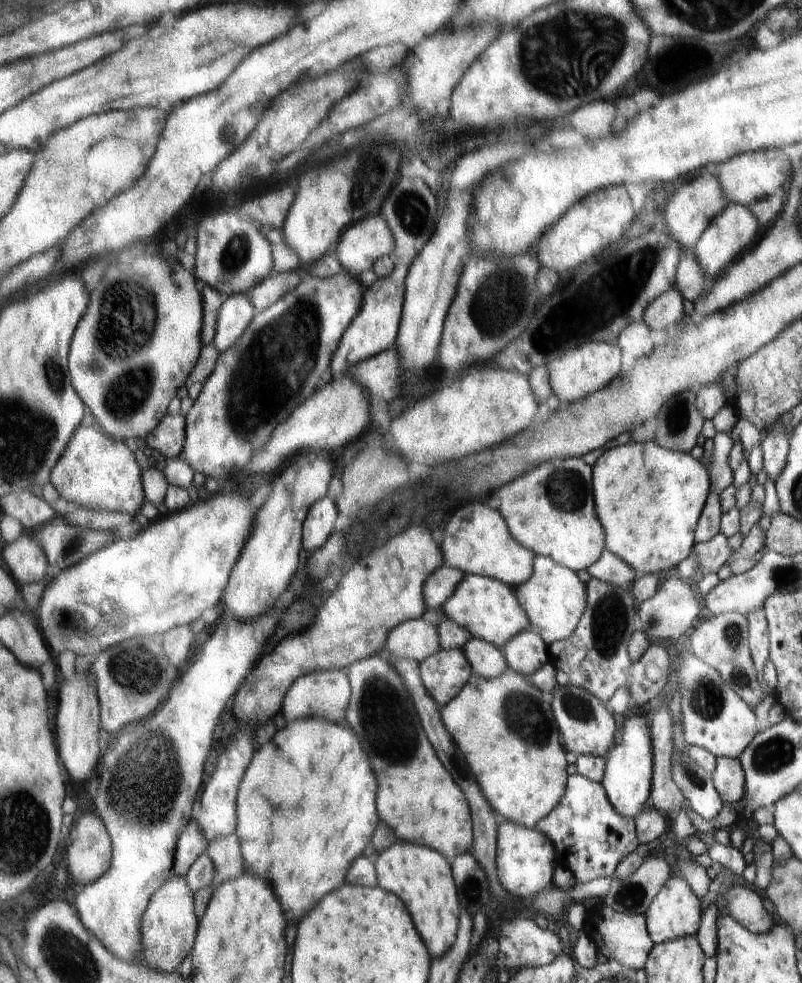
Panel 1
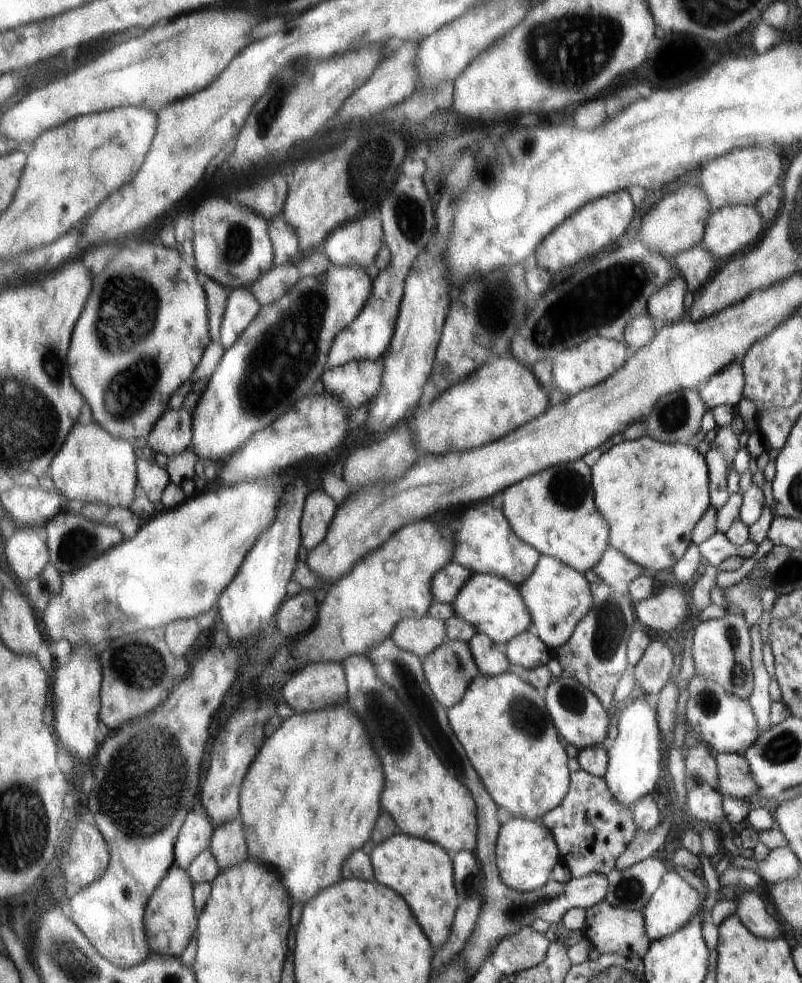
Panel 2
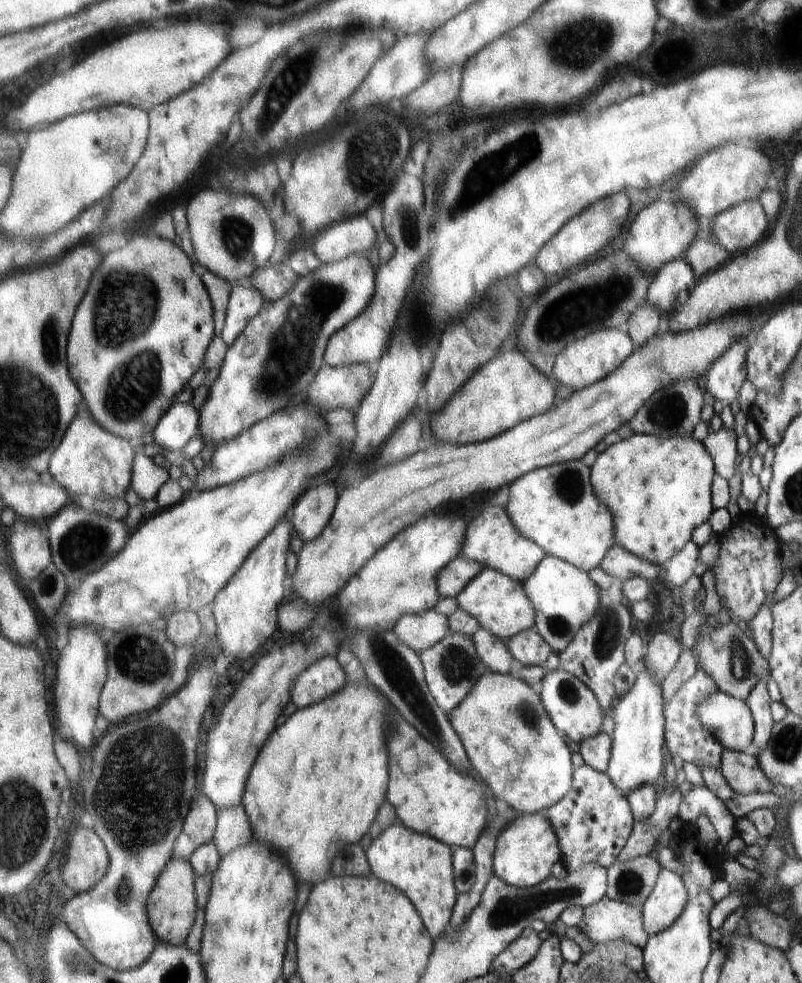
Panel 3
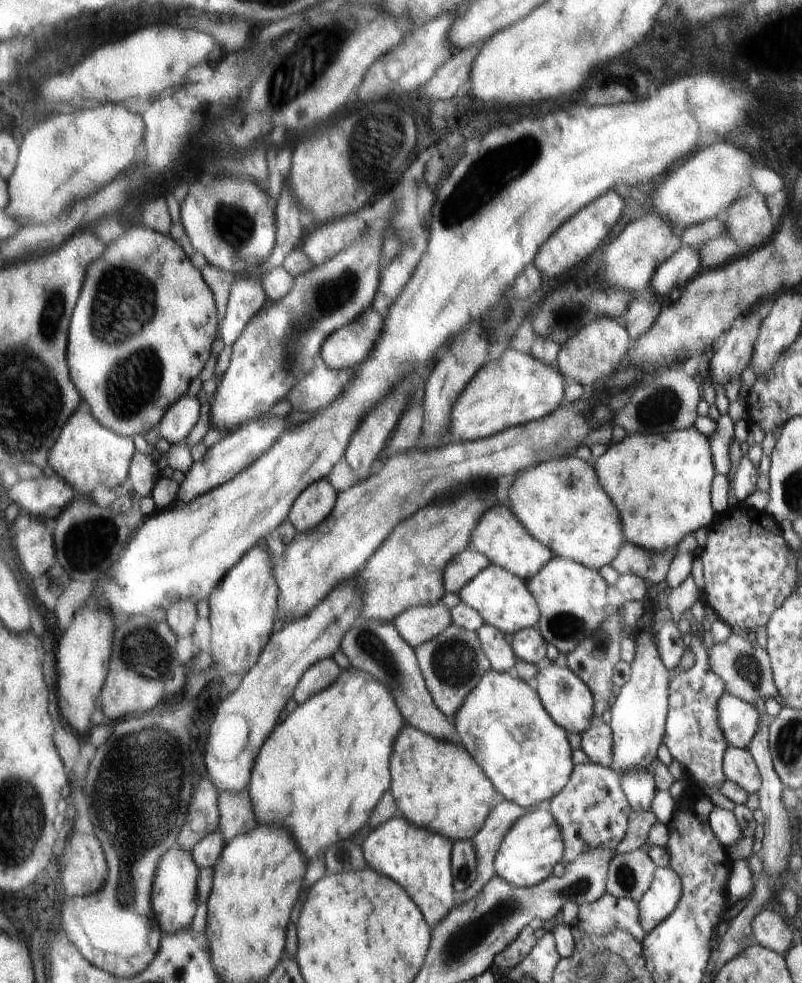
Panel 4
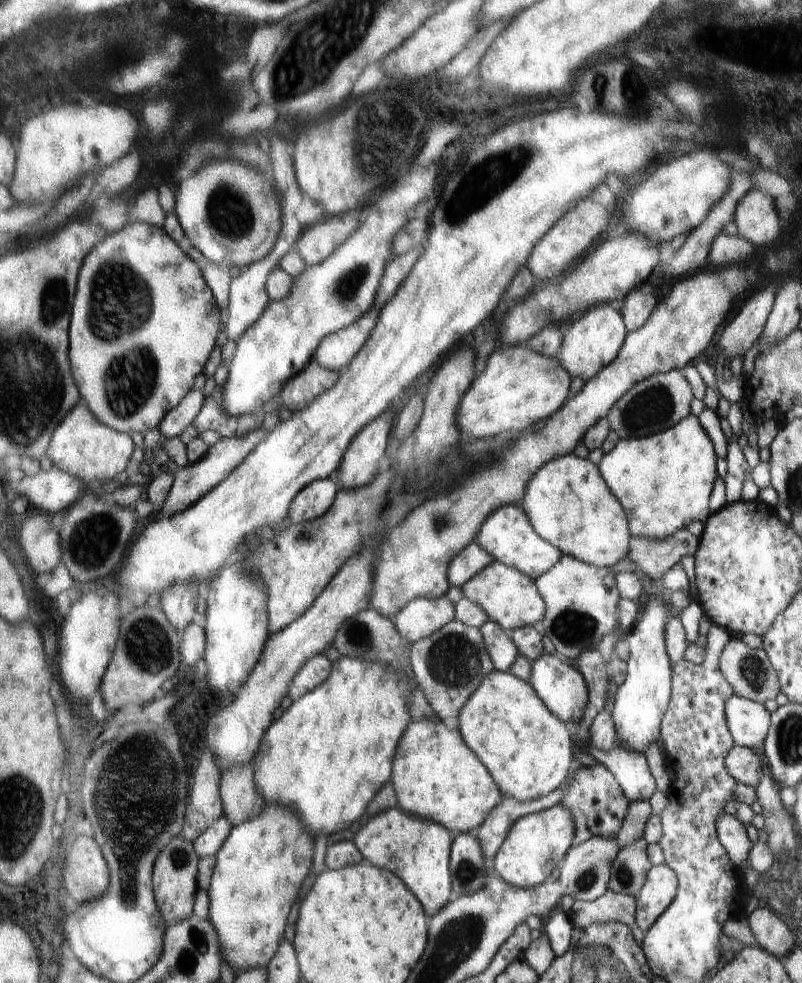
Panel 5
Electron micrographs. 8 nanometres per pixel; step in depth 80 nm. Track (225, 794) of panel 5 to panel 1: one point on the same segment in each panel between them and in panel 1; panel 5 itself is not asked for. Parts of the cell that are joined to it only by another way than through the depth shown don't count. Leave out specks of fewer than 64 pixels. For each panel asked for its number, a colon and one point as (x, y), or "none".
1: (225, 851)
2: (228, 843)
3: (232, 831)
4: (236, 817)

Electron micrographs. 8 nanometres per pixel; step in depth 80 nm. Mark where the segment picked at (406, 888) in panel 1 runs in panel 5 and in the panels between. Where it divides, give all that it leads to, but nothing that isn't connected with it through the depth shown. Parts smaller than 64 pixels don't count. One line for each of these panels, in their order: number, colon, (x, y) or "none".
2: (420, 870)
3: (420, 866)
4: (420, 859)
5: (416, 849)

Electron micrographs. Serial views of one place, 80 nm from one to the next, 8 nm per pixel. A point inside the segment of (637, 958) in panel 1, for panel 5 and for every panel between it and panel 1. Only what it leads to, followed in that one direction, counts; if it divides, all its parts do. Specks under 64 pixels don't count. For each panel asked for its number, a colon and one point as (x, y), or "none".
2: (611, 930)
3: (608, 920)
4: (604, 916)
5: (611, 907)

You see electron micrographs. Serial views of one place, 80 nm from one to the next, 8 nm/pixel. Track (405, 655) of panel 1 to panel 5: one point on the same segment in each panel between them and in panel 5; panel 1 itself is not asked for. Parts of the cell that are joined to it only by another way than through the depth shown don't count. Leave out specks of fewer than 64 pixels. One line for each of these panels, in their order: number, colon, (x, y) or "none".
2: (420, 636)
3: (422, 631)
4: (417, 625)
5: (421, 618)

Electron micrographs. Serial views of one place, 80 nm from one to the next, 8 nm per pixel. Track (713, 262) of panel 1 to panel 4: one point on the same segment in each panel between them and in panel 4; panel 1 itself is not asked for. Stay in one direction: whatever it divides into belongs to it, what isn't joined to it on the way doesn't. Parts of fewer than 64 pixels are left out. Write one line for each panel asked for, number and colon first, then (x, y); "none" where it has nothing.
2: (731, 228)
3: (741, 227)
4: (749, 222)

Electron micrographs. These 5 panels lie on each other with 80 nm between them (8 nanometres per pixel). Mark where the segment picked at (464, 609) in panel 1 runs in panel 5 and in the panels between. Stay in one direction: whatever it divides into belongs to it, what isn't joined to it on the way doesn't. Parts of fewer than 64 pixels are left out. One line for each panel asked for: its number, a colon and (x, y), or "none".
2: (494, 606)
3: (498, 603)
4: (503, 600)
5: (508, 597)

